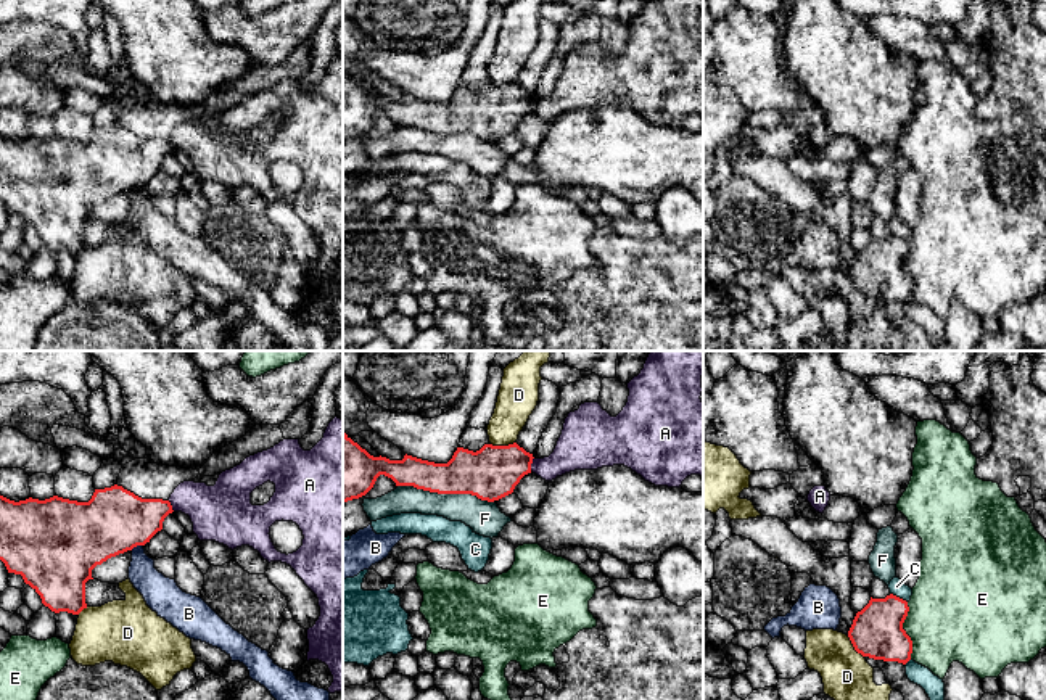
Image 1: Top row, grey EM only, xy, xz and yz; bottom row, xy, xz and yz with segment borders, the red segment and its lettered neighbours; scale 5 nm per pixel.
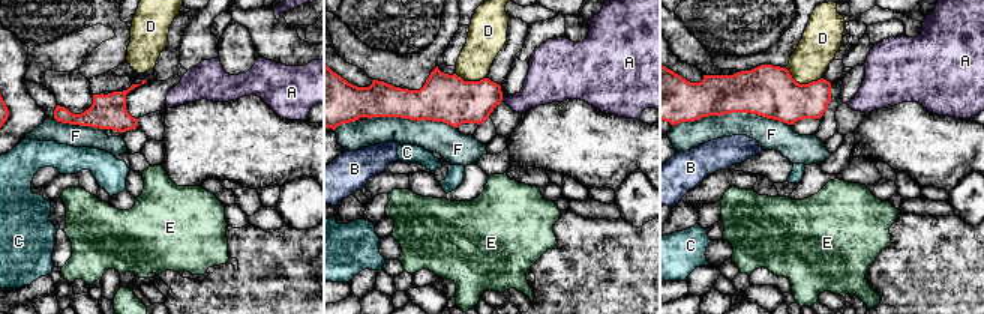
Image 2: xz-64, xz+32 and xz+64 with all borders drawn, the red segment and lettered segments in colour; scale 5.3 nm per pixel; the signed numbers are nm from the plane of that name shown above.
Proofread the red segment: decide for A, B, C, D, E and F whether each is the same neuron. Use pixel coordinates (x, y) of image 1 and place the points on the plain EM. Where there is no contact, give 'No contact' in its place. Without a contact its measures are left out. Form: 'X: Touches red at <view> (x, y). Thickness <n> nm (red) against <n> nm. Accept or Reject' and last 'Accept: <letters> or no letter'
A: Touches red at xz (531, 102). Thickness 260 nm (red) against 220 nm. Reject
B: Touches red at xy (135, 185). Thickness 320 nm (red) against 160 nm. Reject
C: Touches red at yz (898, 237). Thickness 260 nm (red) against 80 nm. Reject
D: Touches red at xz (502, 86). Thickness 260 nm (red) against 200 nm. Reject
E: Touches red at yz (905, 271). Thickness 260 nm (red) against 440 nm. Reject
F: Touches red at xz (446, 132). Thickness 260 nm (red) against 170 nm. Reject
Accept: no letter

